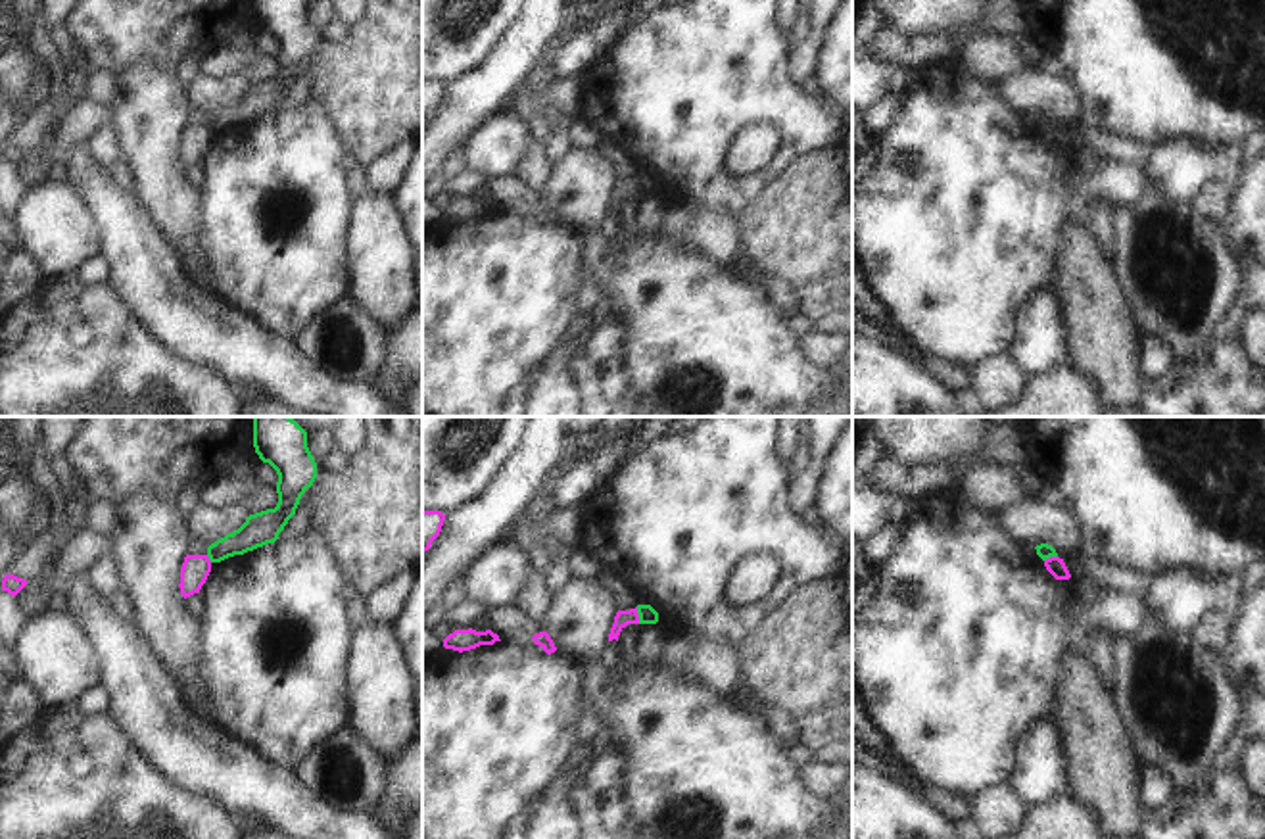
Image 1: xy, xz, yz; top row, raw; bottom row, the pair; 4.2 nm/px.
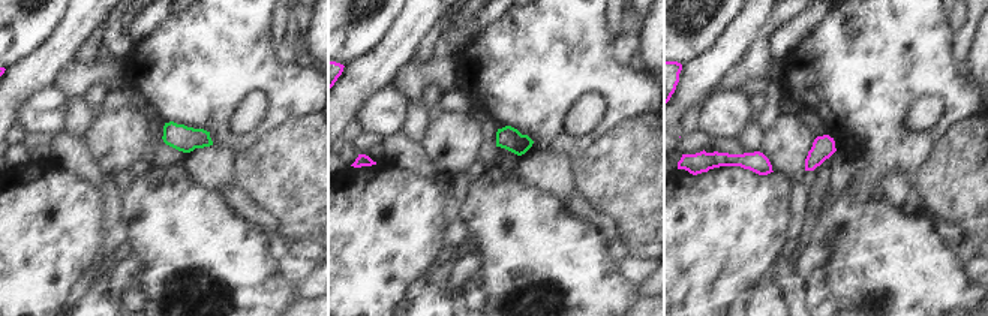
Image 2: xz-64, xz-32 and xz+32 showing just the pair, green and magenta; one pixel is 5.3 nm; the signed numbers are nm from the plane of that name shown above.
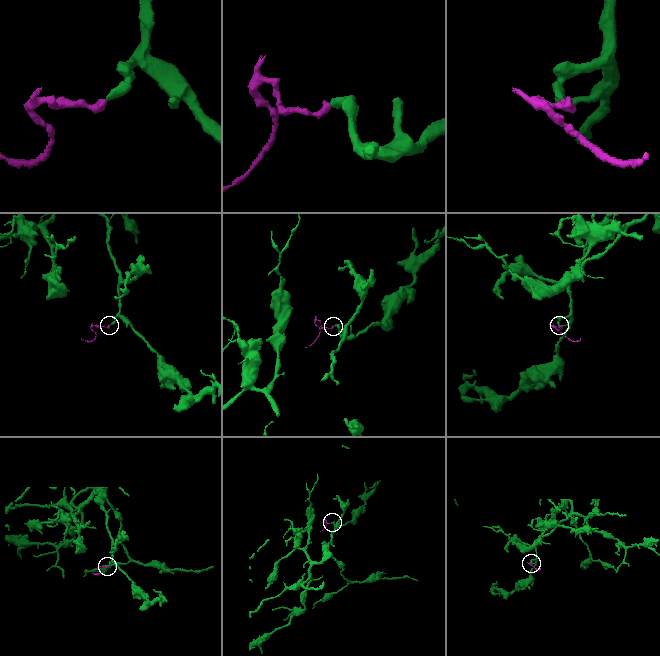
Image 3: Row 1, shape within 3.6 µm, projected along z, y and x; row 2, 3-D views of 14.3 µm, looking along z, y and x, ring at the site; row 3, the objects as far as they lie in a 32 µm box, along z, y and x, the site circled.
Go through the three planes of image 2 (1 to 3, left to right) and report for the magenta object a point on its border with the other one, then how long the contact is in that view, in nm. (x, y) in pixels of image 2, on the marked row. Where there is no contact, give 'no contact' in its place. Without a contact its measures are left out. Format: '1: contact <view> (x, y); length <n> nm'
1: no contact
2: no contact
3: no contact

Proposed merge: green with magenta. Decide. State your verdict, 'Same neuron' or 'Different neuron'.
Different neuron

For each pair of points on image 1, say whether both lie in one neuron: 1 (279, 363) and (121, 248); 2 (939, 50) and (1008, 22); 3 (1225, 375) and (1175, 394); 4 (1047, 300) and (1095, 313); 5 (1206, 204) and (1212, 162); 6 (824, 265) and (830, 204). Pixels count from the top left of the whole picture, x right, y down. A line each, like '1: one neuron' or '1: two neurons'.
1: one neuron
2: one neuron
3: one neuron
4: two neurons
5: one neuron
6: one neuron

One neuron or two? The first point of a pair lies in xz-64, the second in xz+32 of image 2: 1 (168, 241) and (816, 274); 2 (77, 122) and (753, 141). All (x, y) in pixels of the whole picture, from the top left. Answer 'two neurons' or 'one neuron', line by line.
1: two neurons
2: one neuron

